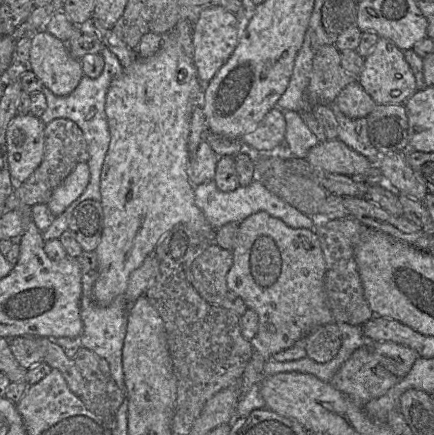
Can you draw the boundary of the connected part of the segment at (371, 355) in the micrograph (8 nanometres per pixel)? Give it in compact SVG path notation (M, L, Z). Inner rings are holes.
M373 342L355 350L329 382L335 389L364 406L369 401L386 394L411 370L418 353L409 347L390 342Z

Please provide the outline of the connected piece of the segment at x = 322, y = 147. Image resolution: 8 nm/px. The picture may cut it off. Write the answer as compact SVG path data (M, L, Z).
M339 139L319 142L309 150L306 160L313 167L333 174L360 178L372 172L372 163Z

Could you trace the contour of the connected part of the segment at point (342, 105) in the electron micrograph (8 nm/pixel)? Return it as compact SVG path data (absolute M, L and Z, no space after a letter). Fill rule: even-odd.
M357 80L349 83L340 91L335 103L341 112L351 119L367 117L376 105Z

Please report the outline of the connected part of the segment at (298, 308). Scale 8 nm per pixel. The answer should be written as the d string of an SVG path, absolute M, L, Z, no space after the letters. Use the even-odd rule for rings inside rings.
M259 211L238 223L232 255L233 265L226 277L227 286L249 309L257 313L258 330L250 342L254 350L266 360L301 341L313 328L335 322L325 294L326 264L319 238L314 230L292 228L281 219L265 211Z

